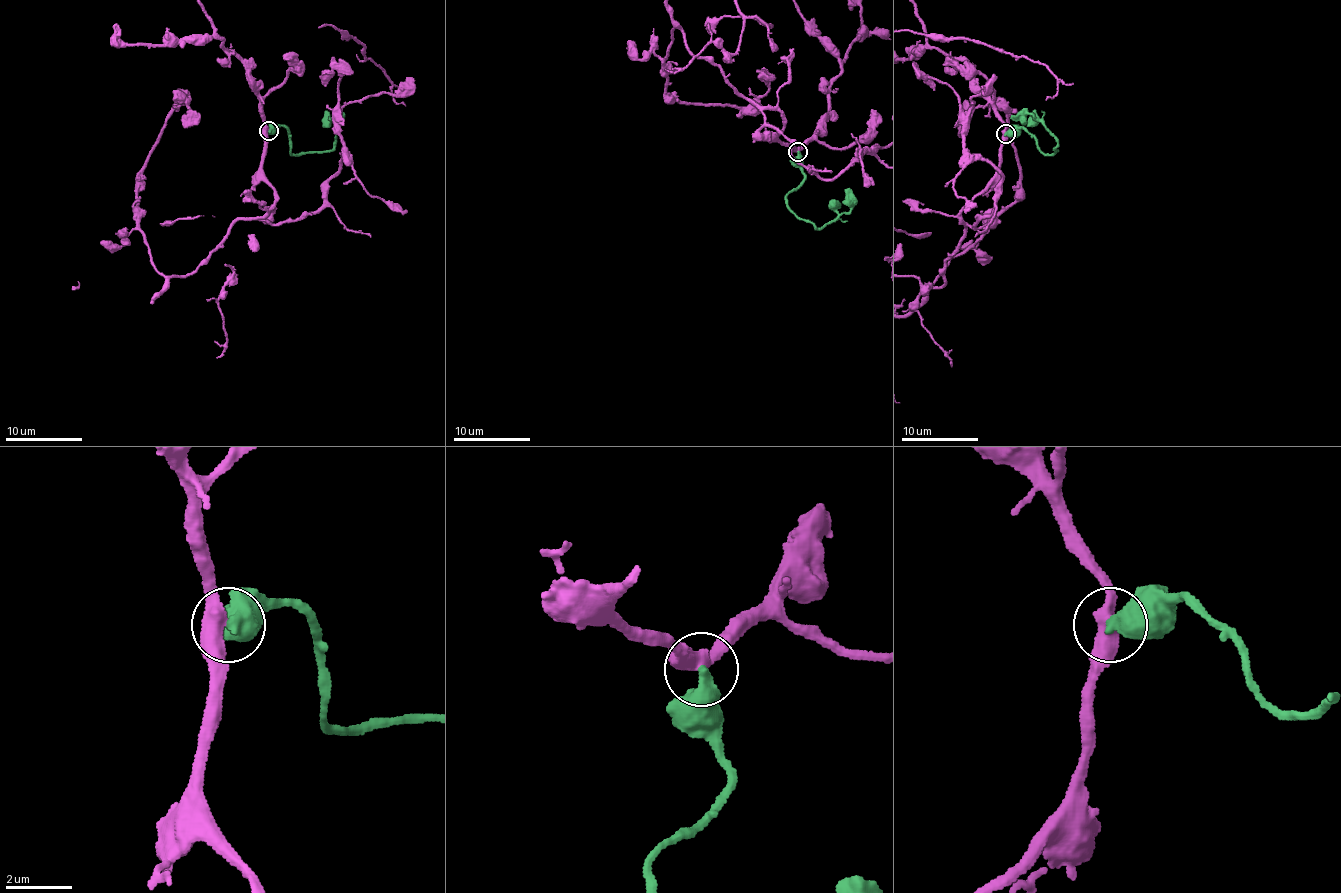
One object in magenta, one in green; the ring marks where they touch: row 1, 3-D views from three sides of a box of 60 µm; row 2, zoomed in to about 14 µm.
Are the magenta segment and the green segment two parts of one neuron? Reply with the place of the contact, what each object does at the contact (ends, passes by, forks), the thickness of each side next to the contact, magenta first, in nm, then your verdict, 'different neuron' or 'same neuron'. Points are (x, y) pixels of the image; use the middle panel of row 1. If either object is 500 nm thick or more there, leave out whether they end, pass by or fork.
at (798, 151); magenta passes by; green ends there; 440 nm thick on the magenta side, 480 nm on the other; same neuron

